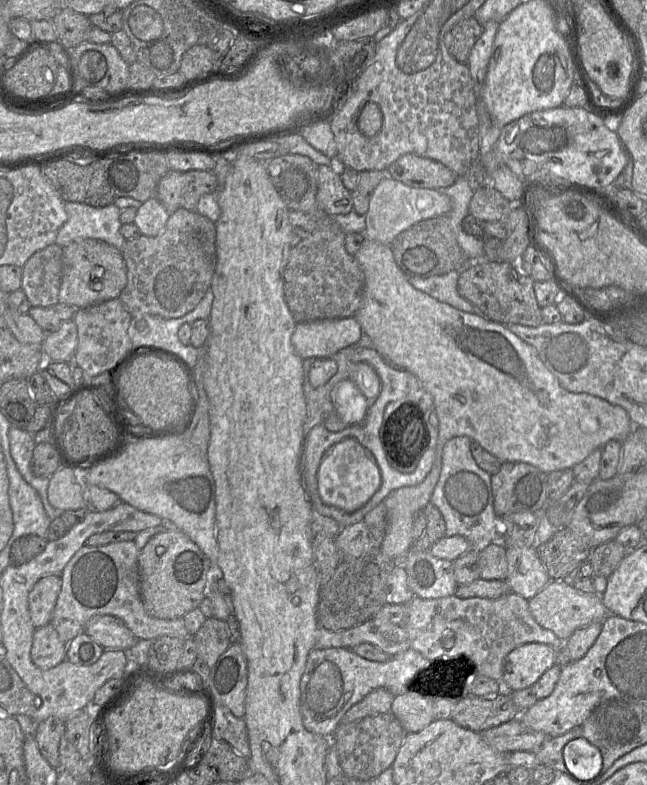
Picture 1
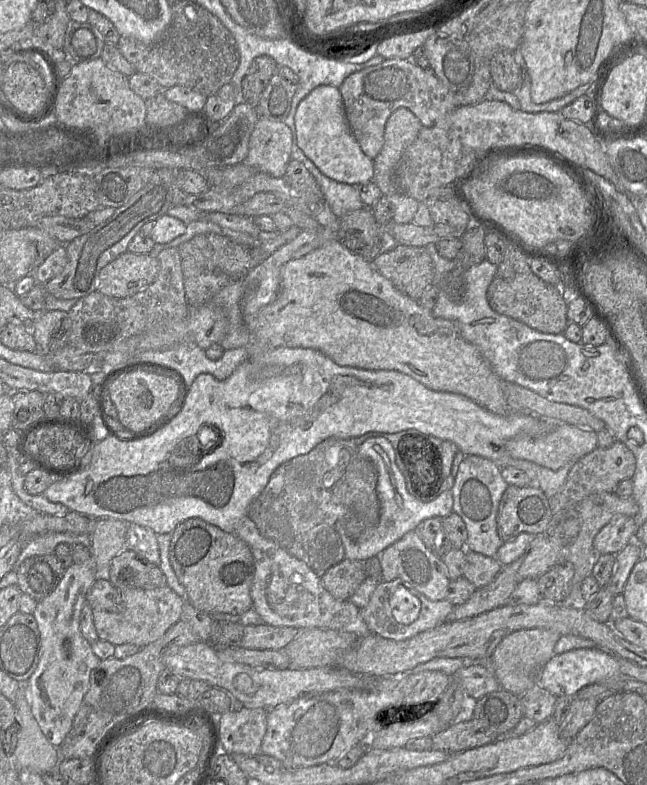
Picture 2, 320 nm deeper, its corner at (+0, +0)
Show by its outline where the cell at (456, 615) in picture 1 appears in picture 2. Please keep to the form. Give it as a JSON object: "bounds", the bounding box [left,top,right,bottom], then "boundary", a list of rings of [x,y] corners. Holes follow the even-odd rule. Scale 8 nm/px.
{"bounds":[360,580,454,641],"boundary":[[[402,580],[380,581],[368,604],[360,609],[360,615],[370,634],[389,640],[404,641],[447,622],[454,607],[446,599],[440,601],[427,599],[410,584]]]}

